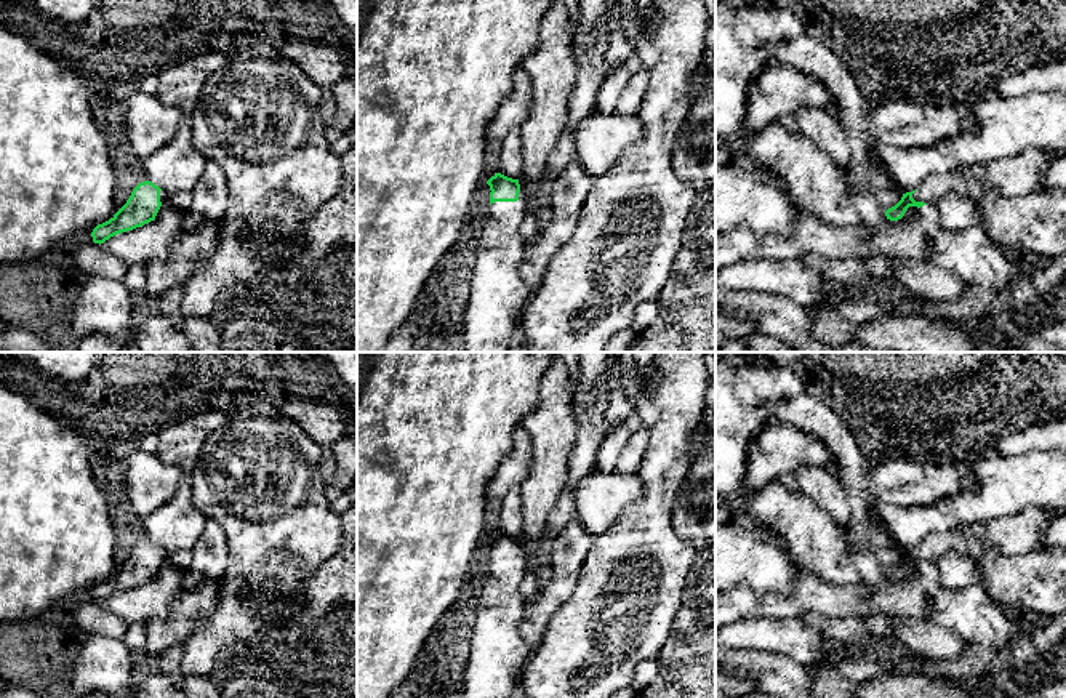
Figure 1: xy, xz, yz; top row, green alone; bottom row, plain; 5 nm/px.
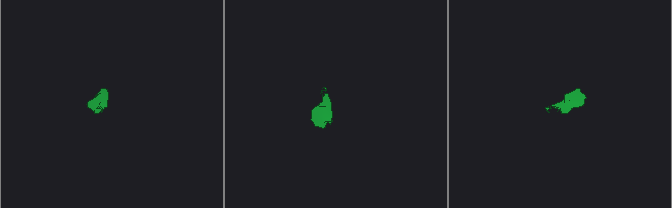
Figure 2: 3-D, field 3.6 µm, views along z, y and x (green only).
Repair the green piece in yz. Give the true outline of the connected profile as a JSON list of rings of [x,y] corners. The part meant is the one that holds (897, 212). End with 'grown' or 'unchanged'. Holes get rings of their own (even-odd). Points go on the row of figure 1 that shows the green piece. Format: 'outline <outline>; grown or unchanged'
outline [[[1037,147],[1024,149],[1018,155],[991,160],[983,166],[959,168],[951,173],[930,176],[917,191],[903,194],[901,200],[885,211],[887,219],[898,221],[909,207],[933,205],[949,192],[978,207],[984,195],[996,192],[1002,197],[1021,197],[1042,192],[1044,171],[1056,160],[1050,152]]]; grown

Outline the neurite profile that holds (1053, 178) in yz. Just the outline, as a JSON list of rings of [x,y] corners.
[[[1066,154],[1058,157],[1042,176],[1044,192],[1066,191]]]

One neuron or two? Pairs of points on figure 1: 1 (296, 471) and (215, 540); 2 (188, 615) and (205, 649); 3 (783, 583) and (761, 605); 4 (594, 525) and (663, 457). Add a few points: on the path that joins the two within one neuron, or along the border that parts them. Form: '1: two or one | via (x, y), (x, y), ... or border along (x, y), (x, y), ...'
1: two | border along (207, 519), (220, 525), (229, 562)
2: two | border along (213, 610), (196, 625), (183, 644)
3: two | border along (797, 573), (788, 591), (756, 591), (740, 583)
4: two | border along (637, 474), (641, 497), (621, 513)

